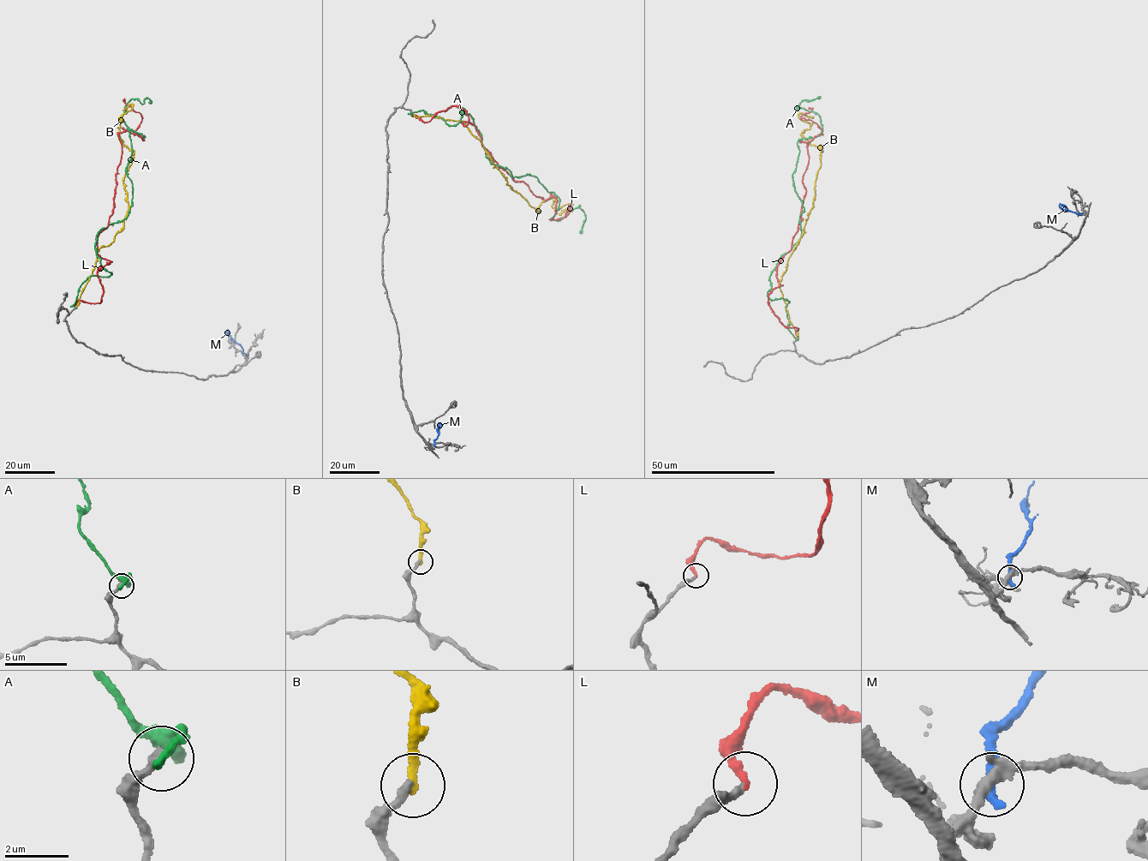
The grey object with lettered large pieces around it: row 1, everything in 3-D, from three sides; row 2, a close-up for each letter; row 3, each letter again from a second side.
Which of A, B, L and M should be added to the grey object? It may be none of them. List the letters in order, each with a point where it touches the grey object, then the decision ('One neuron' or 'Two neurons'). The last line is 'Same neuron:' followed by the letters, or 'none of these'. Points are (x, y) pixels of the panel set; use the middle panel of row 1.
A: Touches grey at (411, 113). Two neurons
B: Touches grey at (411, 114). Two neurons
L: Touches grey at (412, 114). One neuron
M: Touches grey at (434, 444). Two neurons
Same neuron: L

